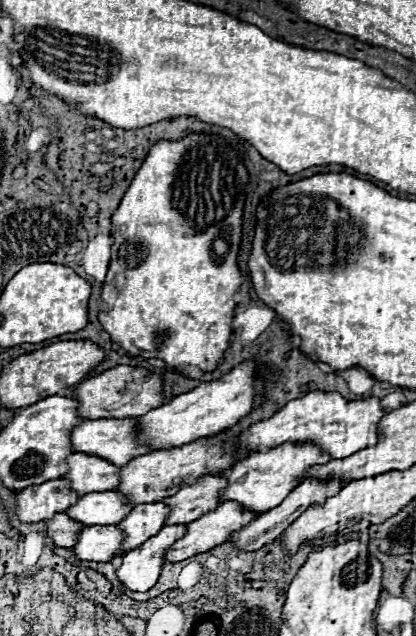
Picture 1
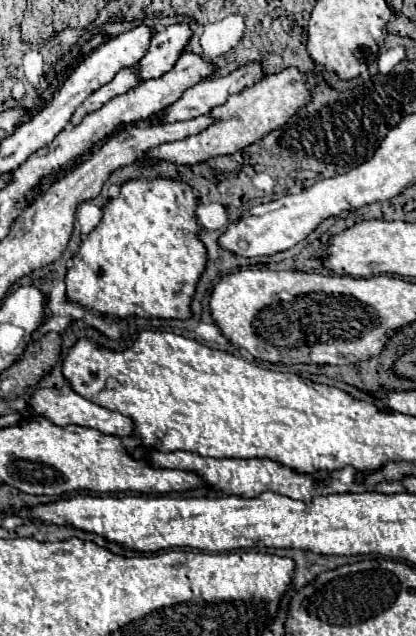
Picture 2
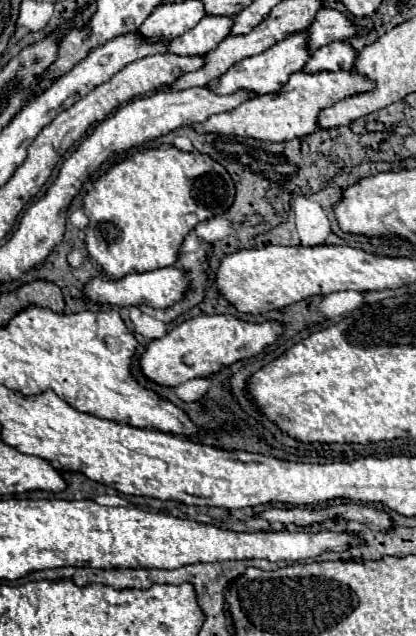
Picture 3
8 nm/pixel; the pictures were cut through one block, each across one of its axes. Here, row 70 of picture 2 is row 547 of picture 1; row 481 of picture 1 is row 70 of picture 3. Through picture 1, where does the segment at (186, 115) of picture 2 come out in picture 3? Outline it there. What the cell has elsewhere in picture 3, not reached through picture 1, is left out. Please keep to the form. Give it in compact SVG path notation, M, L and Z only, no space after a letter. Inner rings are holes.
M334 42L330 46L318 48L312 58L306 62L304 72L336 72L336 70L352 70L356 64L358 50L350 42Z

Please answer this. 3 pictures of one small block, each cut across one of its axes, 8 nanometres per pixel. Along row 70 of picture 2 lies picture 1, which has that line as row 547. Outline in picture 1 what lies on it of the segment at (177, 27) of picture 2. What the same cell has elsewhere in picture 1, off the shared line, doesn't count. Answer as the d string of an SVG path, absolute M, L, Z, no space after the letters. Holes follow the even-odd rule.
M164 526L156 536L146 540L140 548L130 550L122 556L122 564L118 570L118 580L132 592L146 592L150 590L160 576L164 554L172 542L184 536L184 526Z

